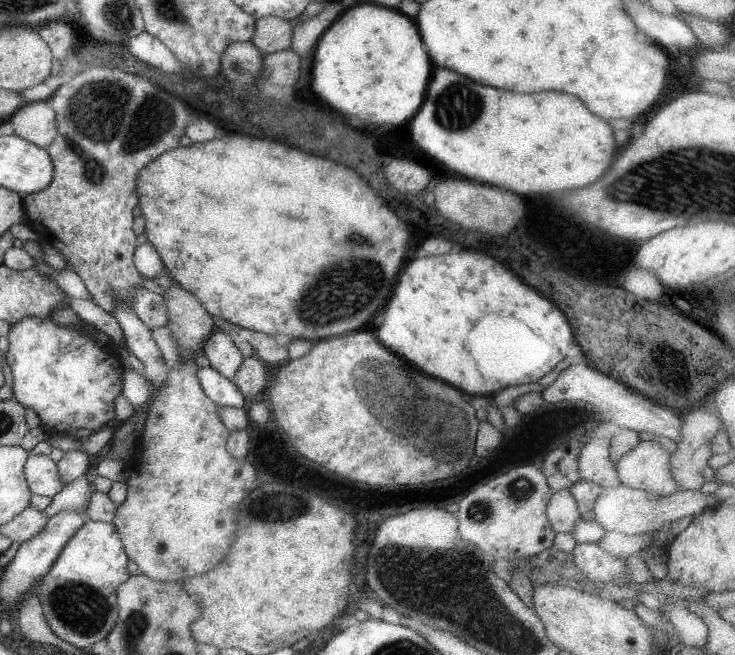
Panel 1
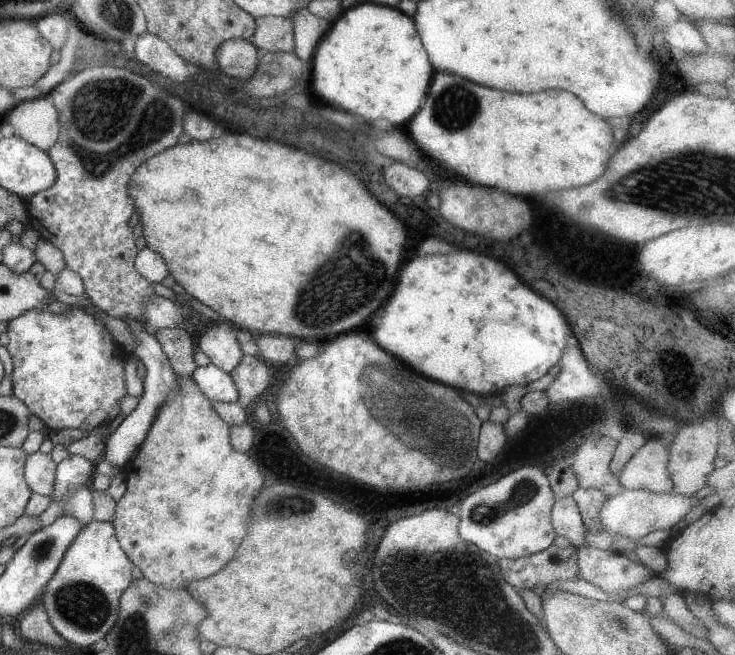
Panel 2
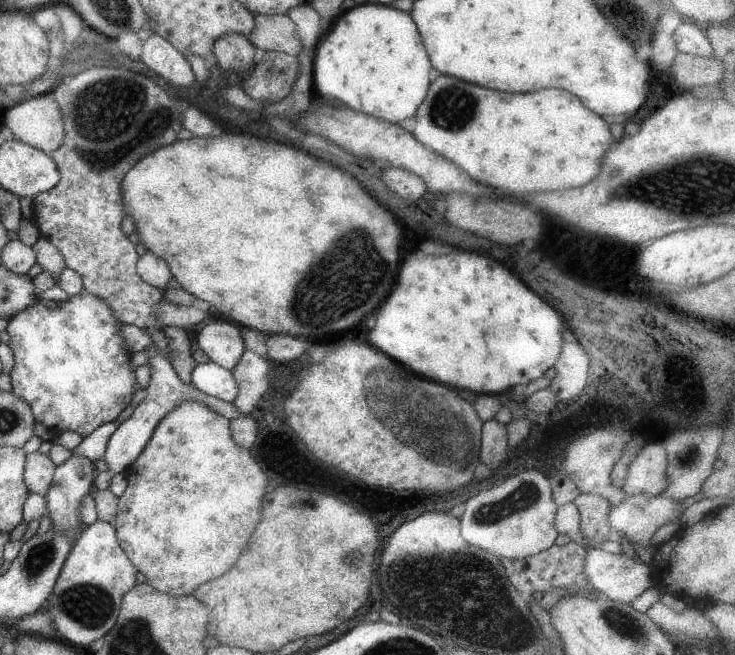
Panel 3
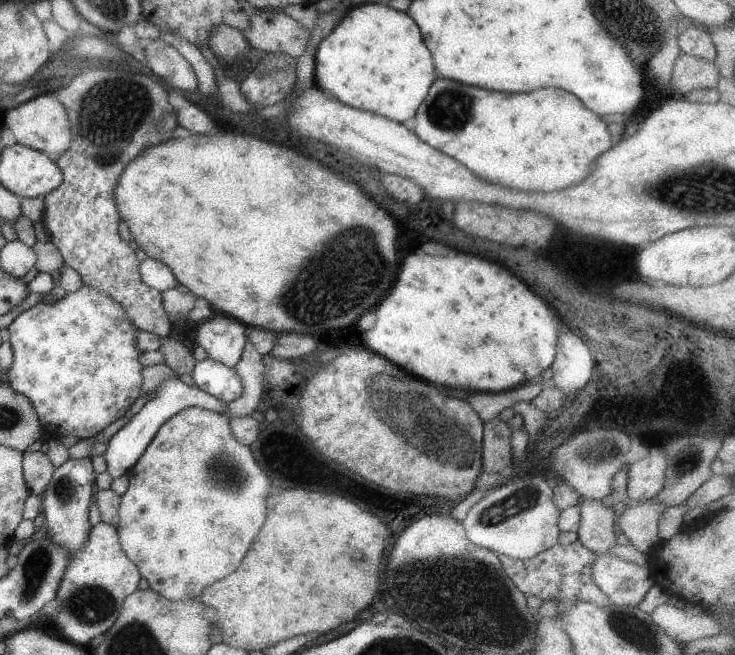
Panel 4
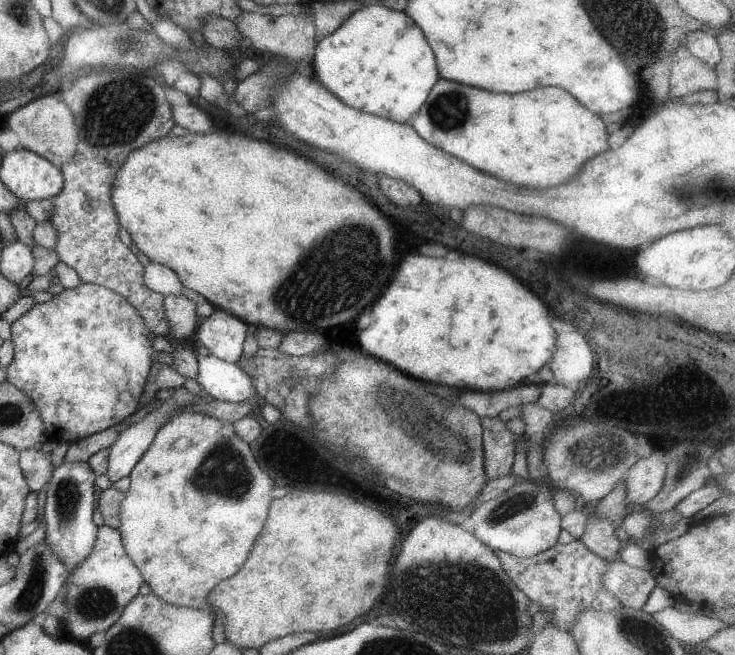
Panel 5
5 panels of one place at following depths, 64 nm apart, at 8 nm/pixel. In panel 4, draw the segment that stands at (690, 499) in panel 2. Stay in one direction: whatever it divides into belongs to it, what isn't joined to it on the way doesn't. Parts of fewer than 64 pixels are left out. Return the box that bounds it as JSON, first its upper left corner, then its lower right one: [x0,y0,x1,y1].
[616,500,668,553]

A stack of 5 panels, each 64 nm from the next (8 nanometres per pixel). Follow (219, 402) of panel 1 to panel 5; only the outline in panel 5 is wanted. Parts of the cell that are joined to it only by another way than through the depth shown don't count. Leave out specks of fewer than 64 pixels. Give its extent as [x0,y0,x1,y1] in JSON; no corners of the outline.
[196,355,258,404]

